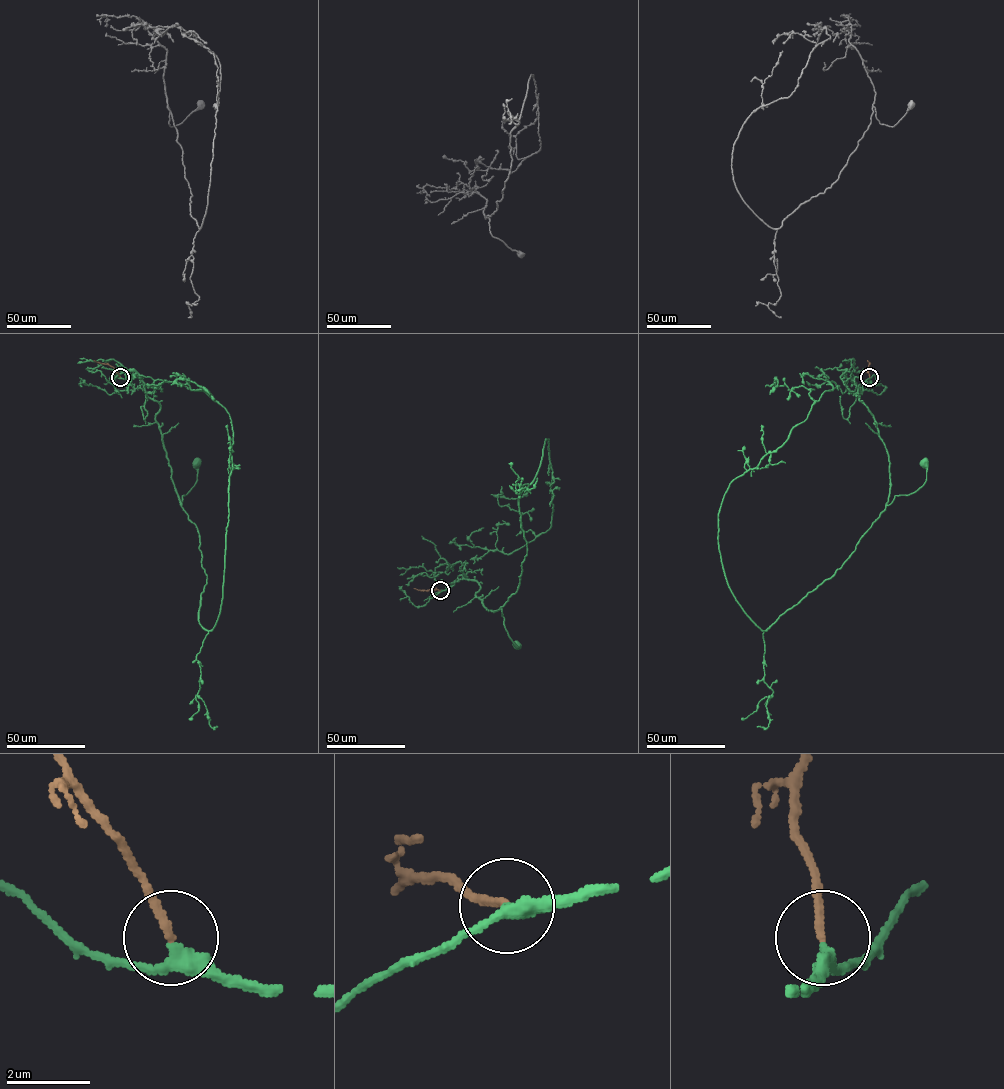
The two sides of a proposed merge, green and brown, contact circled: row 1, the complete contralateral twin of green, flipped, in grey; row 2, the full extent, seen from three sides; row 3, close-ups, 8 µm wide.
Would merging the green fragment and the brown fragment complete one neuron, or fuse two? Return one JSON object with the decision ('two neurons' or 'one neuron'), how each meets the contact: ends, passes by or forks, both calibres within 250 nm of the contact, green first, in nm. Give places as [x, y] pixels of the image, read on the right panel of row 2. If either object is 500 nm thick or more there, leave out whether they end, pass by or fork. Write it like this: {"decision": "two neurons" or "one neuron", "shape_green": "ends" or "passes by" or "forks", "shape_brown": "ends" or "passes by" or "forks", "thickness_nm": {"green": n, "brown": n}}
{"decision": "one neuron", "shape_green": "passes by", "shape_brown": "ends", "thickness_nm": {"green": 320, "brown": 200}}

